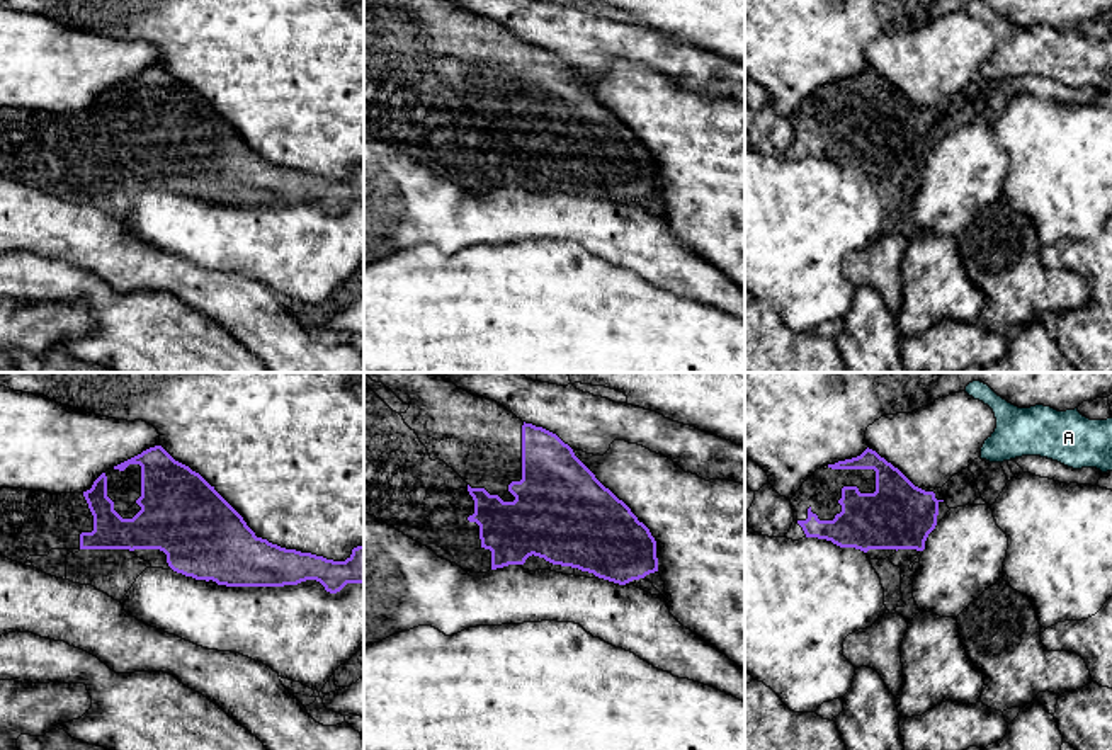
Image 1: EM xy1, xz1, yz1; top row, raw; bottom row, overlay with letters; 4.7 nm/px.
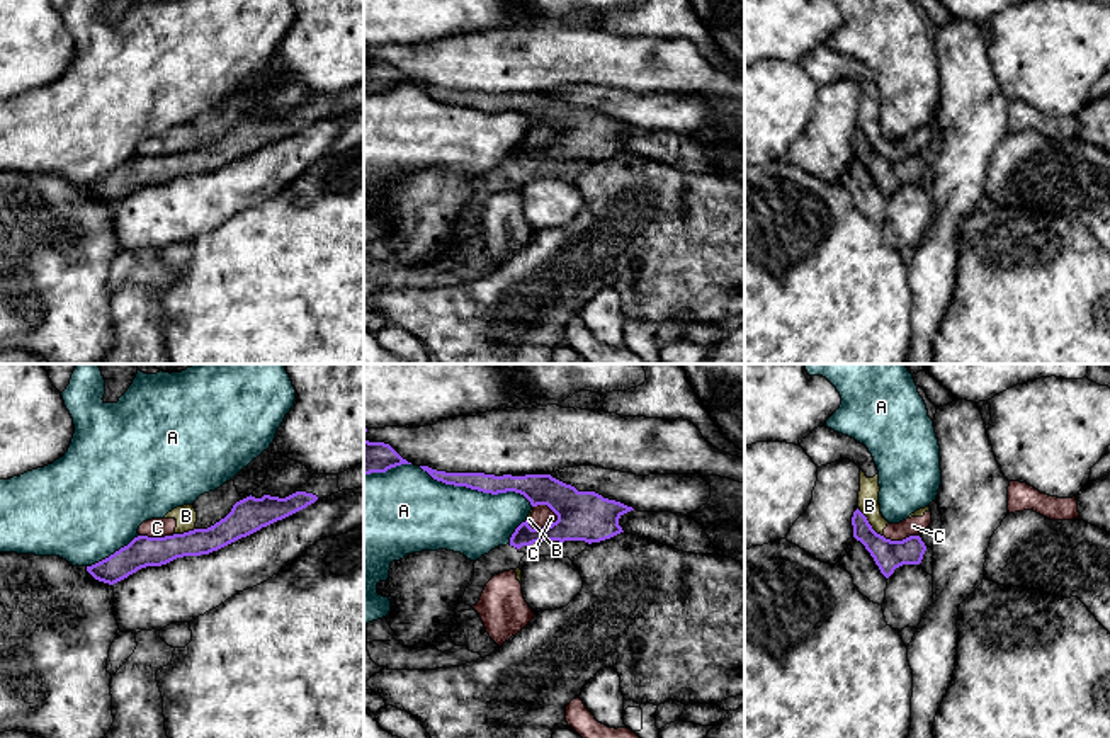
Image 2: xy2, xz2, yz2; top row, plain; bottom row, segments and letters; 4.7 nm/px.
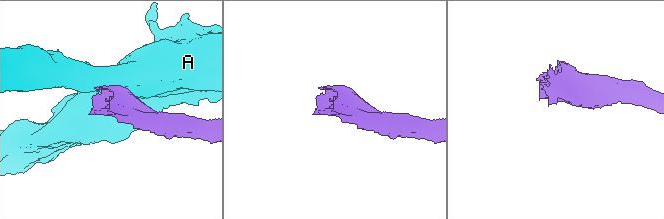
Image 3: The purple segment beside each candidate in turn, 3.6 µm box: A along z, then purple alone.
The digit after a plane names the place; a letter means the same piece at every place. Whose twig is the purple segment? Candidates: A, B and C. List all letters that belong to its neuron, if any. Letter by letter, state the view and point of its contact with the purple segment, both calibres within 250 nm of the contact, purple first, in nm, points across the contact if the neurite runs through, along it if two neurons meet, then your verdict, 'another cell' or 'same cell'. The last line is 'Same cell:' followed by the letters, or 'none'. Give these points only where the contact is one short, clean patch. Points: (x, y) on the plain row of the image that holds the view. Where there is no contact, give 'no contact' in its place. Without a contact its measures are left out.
A: contact xz2 (476, 107); calibres 110 and 320 nm; another cell
B: contact yz2 (869, 143); calibres 140 and 100 nm; another cell
C: contact xz2 (543, 147); calibres 240 and 100 nm; border xz2 (558, 135), (541, 147), (527, 143); another cell
Same cell: none

